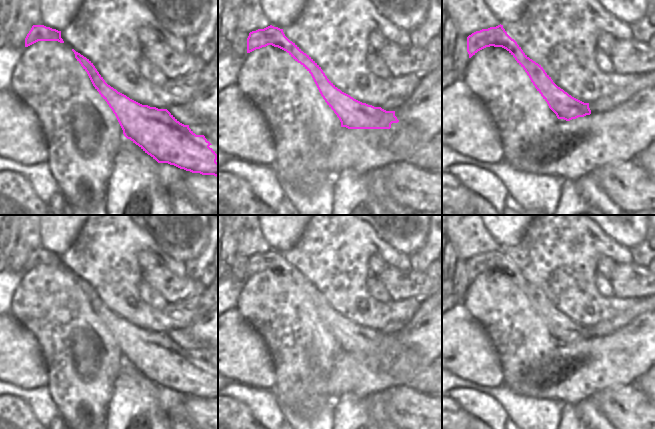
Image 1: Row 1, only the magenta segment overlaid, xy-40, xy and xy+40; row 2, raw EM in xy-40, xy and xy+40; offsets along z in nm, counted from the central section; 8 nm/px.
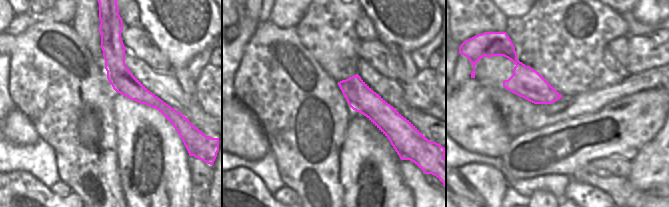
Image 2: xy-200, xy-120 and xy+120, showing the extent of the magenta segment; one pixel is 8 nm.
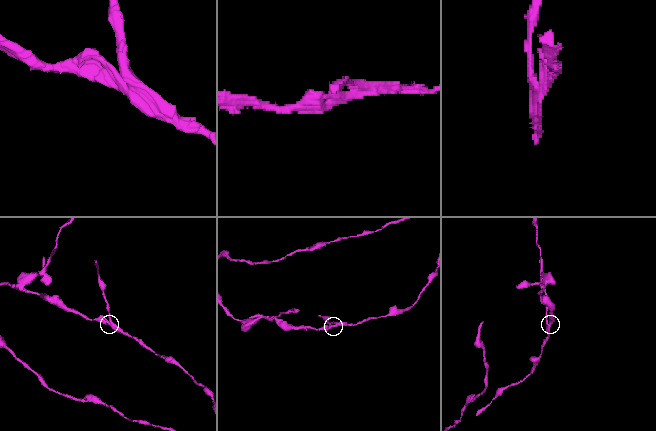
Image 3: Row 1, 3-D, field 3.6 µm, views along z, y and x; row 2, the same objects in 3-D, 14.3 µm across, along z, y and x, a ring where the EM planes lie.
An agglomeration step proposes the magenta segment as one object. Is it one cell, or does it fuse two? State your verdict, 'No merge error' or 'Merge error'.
Merge error.

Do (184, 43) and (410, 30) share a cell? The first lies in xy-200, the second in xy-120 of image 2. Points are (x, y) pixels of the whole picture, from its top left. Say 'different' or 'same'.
same

